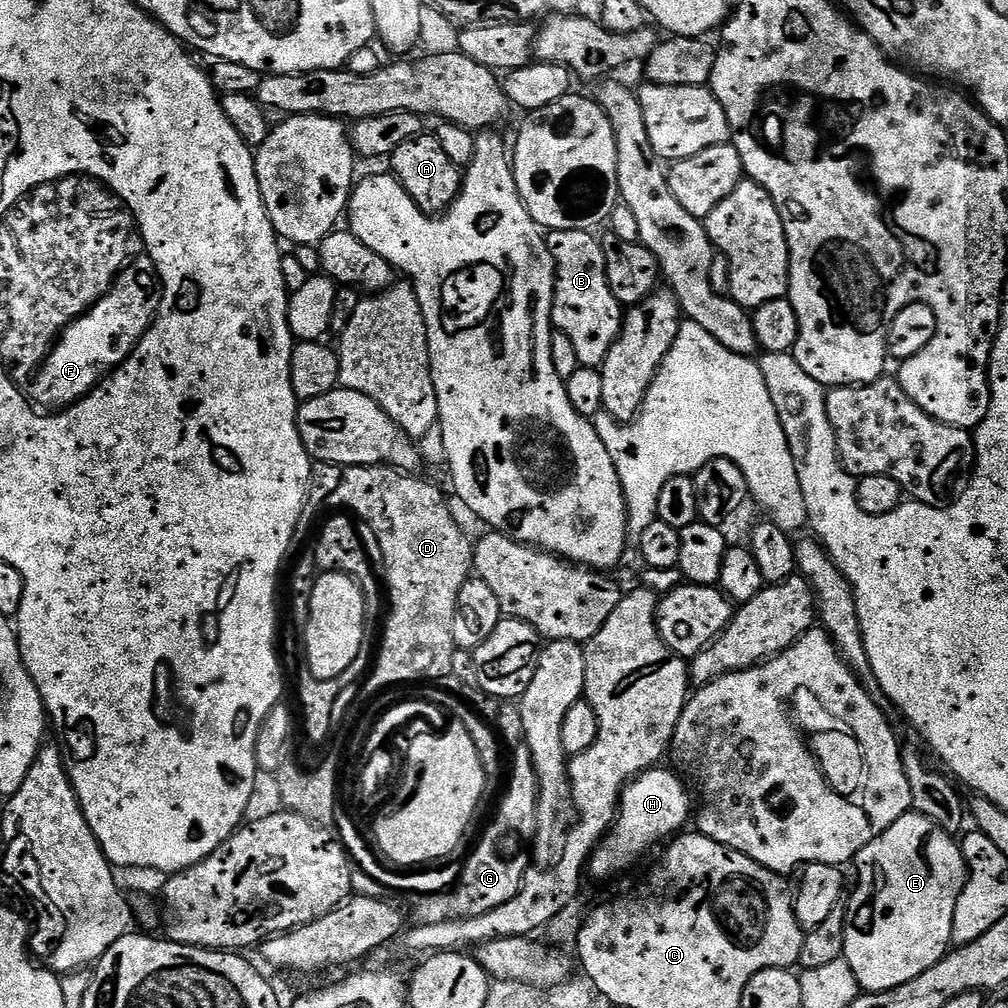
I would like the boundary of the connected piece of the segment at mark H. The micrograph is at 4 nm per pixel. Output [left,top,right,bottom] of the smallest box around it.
[590,766,694,880]

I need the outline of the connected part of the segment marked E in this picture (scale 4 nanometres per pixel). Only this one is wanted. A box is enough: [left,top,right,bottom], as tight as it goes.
[844,810,968,993]

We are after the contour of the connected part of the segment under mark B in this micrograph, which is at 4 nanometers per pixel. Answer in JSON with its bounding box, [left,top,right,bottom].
[546,230,626,370]

